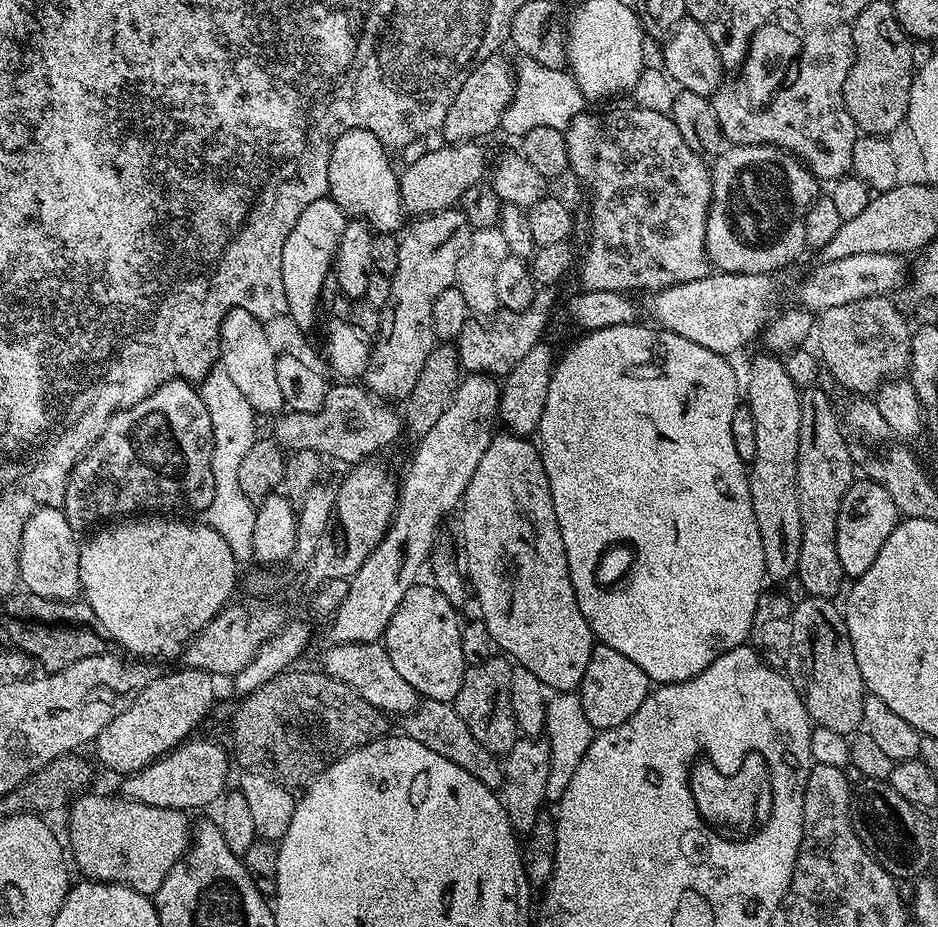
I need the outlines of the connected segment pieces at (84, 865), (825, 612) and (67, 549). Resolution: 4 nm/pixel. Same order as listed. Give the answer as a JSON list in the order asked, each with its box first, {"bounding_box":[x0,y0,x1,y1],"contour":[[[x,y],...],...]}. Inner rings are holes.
[{"bounding_box":[66,794,194,898],"contour":[[[85,794],[76,797],[72,801],[70,807],[67,809],[66,815],[68,815],[68,840],[66,836],[66,844],[70,849],[70,860],[73,865],[76,864],[80,867],[80,876],[90,880],[101,880],[107,884],[125,884],[130,886],[134,890],[138,890],[142,895],[152,898],[155,897],[158,886],[162,886],[162,882],[166,880],[166,874],[170,874],[170,870],[174,866],[174,862],[178,862],[183,858],[184,853],[188,851],[190,847],[190,841],[194,835],[193,825],[188,825],[187,811],[178,808],[163,808],[162,806],[146,806],[142,802],[137,800],[130,800],[127,798],[119,798],[115,800],[112,796],[92,796],[93,794]]]},{"bounding_box":[786,596,866,736],"contour":[[[808,596],[795,604],[792,610],[793,637],[790,639],[789,654],[786,659],[786,675],[800,692],[802,702],[817,728],[834,730],[848,736],[855,733],[864,722],[864,697],[866,689],[862,670],[858,670],[858,661],[854,658],[854,646],[846,630],[841,605],[827,596]]]},{"bounding_box":[20,508,81,600],"contour":[[[37,508],[22,530],[20,584],[42,598],[75,600],[81,595],[78,533],[66,522],[60,508]]]}]

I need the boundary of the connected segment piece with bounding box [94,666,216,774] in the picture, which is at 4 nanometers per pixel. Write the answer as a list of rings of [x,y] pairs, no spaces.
[[[183,666],[177,668],[177,672],[168,672],[165,676],[157,675],[146,686],[146,690],[142,690],[142,694],[138,694],[138,698],[134,698],[134,702],[126,706],[126,710],[122,710],[122,714],[118,714],[118,718],[114,718],[110,726],[106,726],[106,730],[96,735],[94,749],[96,748],[97,757],[95,756],[95,759],[97,761],[100,759],[110,771],[131,774],[142,770],[147,764],[154,763],[161,756],[177,748],[179,744],[185,743],[195,733],[192,731],[207,718],[208,711],[216,700],[216,688],[212,685],[213,677],[197,668]]]

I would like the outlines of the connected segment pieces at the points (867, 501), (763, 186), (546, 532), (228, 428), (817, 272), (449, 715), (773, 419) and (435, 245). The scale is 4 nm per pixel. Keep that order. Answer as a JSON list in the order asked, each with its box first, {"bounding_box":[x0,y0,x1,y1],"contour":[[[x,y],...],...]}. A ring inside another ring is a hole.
[{"bounding_box":[836,478,900,578],"contour":[[[867,478],[853,479],[850,490],[846,490],[846,498],[842,498],[842,506],[838,510],[836,531],[838,562],[842,562],[845,577],[855,578],[870,570],[874,558],[878,558],[878,550],[882,550],[886,538],[890,538],[900,519],[900,512],[894,506],[894,498],[890,498],[890,493],[882,490],[878,482]]]},{"bounding_box":[706,144,822,274],"contour":[[[734,144],[711,161],[710,171],[712,201],[706,218],[706,250],[713,269],[738,274],[776,274],[779,268],[794,263],[803,254],[808,244],[806,218],[822,192],[816,175],[809,172],[804,161],[769,144]]]},{"bounding_box":[459,430,594,693],"contour":[[[507,430],[501,433],[501,436],[500,433],[493,435],[490,446],[486,446],[486,454],[482,454],[482,462],[478,462],[478,470],[474,470],[470,486],[466,486],[459,509],[460,536],[464,539],[462,560],[468,563],[466,576],[474,600],[476,596],[480,603],[479,615],[486,630],[490,630],[493,645],[519,667],[530,670],[534,678],[544,683],[545,689],[553,693],[575,693],[586,674],[586,662],[590,662],[594,643],[592,628],[582,610],[578,610],[540,449],[531,439]]]},{"bounding_box":[198,366,258,562],"contour":[[[213,366],[199,381],[198,391],[202,402],[206,402],[206,410],[210,410],[210,426],[212,427],[212,473],[214,474],[214,498],[206,509],[206,523],[222,538],[226,538],[226,546],[234,554],[238,562],[252,560],[254,550],[254,518],[256,504],[246,494],[242,494],[242,486],[238,486],[238,466],[250,450],[250,446],[258,439],[256,432],[256,413],[246,402],[242,390],[226,374],[223,366]]]},{"bounding_box":[799,252,910,314],"contour":[[[879,252],[878,254],[854,254],[853,256],[838,258],[837,260],[824,260],[823,262],[820,262],[820,265],[818,265],[817,268],[814,269],[813,272],[810,273],[804,281],[801,282],[799,303],[803,305],[803,307],[811,309],[812,312],[819,314],[825,312],[826,310],[830,310],[834,306],[846,306],[846,302],[854,302],[858,298],[870,298],[871,296],[888,296],[889,294],[892,294],[892,291],[894,291],[900,283],[902,283],[901,285],[903,285],[905,283],[906,277],[909,275],[910,268],[907,263],[904,265],[904,260],[905,257],[903,255],[897,254],[895,252]]]},{"bounding_box":[402,699,504,790],"contour":[[[421,699],[416,708],[403,717],[402,722],[404,722],[403,735],[414,738],[414,742],[422,742],[426,750],[434,750],[434,754],[450,758],[454,766],[462,766],[462,770],[474,774],[478,782],[482,782],[490,789],[496,790],[503,785],[504,770],[501,761],[493,756],[490,750],[486,750],[486,746],[482,746],[482,742],[478,742],[474,734],[470,734],[466,722],[462,722],[462,718],[451,703]]]},{"bounding_box":[746,353,802,582],"contour":[[[763,353],[753,358],[752,373],[748,376],[748,384],[746,380],[746,390],[748,386],[746,407],[754,414],[754,431],[758,433],[758,454],[754,454],[750,465],[748,485],[754,506],[754,518],[758,518],[758,534],[762,534],[764,571],[769,581],[783,582],[795,577],[798,570],[798,550],[802,550],[802,518],[796,489],[801,389],[797,388],[794,378],[790,378],[787,363],[779,355]]]},{"bounding_box":[362,207,470,398],"contour":[[[459,207],[447,208],[429,216],[413,219],[403,229],[399,237],[398,270],[391,276],[390,298],[386,306],[380,309],[380,329],[374,334],[371,345],[371,356],[368,368],[365,369],[362,380],[372,391],[385,397],[400,396],[406,398],[414,390],[414,382],[418,382],[418,374],[422,374],[422,366],[426,366],[426,358],[430,358],[438,341],[432,325],[434,298],[442,294],[442,290],[453,287],[456,283],[456,267],[458,258],[468,244],[470,225],[466,214]]]}]

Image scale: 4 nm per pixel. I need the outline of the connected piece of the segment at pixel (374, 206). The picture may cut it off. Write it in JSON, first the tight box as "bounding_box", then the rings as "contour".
{"bounding_box":[328,128,406,233],"contour":[[[357,128],[340,135],[333,142],[330,154],[328,196],[345,216],[364,221],[373,233],[399,233],[406,220],[404,203],[400,201],[400,178],[397,169],[392,169],[388,156],[389,149],[375,134]]]}

